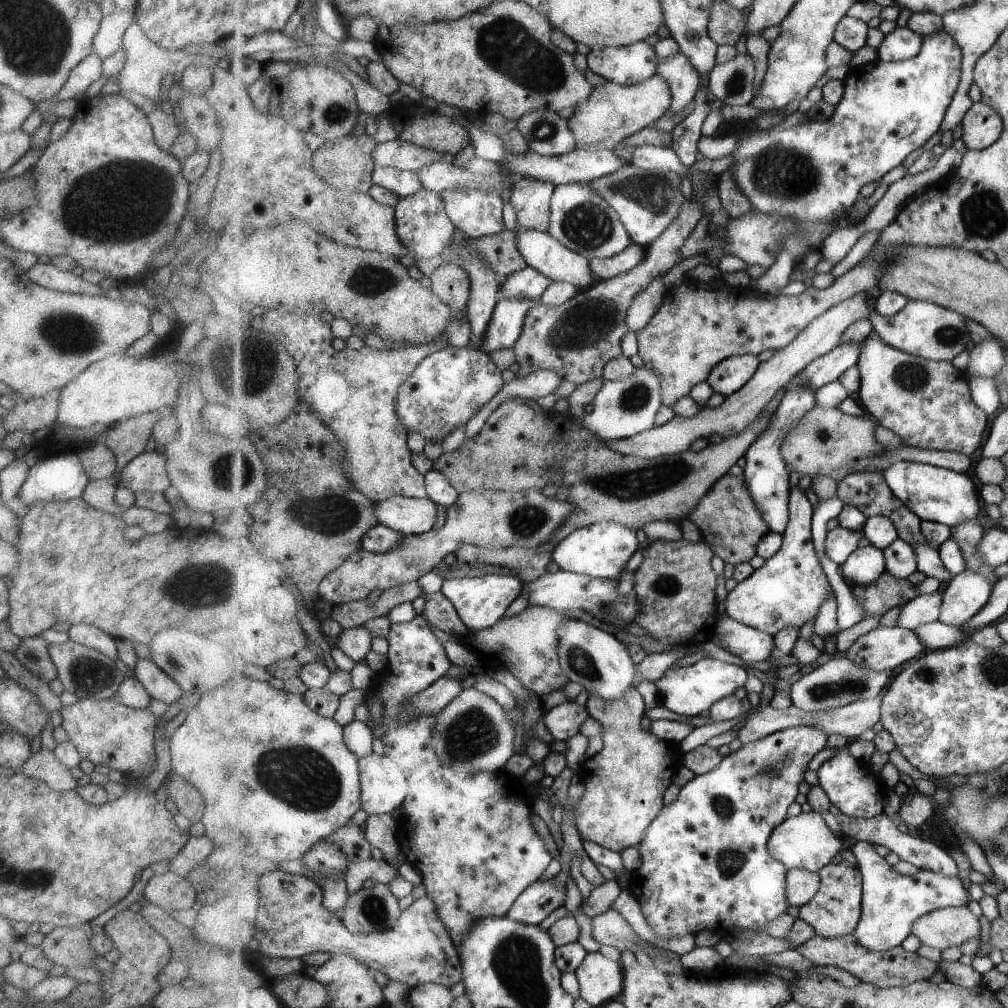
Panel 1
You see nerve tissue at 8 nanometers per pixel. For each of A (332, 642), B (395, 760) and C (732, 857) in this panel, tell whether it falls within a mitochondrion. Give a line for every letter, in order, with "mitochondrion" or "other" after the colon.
A: other
B: other
C: mitochondrion

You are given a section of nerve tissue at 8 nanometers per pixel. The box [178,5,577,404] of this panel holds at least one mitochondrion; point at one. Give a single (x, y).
(505, 45)

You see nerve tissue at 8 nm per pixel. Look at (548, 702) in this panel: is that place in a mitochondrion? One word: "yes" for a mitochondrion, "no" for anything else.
no

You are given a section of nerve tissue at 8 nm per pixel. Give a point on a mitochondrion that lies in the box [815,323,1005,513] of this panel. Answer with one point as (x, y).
(910, 376)

